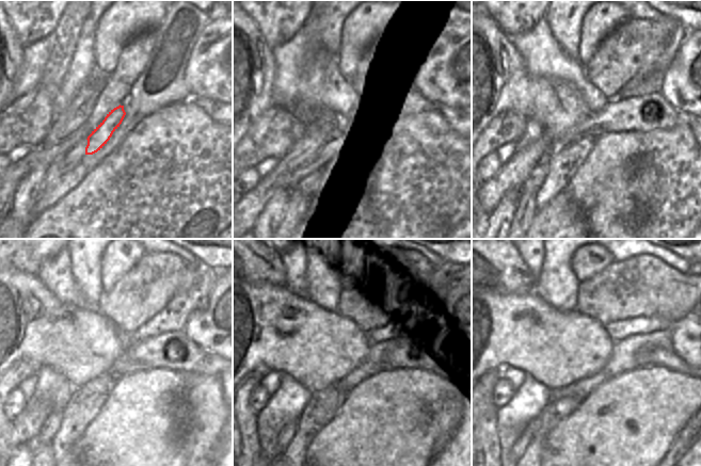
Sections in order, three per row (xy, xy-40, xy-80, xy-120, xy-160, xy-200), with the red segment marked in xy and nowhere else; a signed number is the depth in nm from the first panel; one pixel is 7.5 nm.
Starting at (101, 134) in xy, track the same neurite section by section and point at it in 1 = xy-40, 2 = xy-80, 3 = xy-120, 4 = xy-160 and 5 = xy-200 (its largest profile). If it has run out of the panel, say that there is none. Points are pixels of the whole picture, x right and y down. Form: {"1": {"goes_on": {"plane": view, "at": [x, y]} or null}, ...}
{"1": {"goes_on": {"plane": "xy-40", "at": [336, 149]}}, "2": {"goes_on": {"plane": "xy-80", "at": [562, 163]}}, "3": {"goes_on": {"plane": "xy-120", "at": [85, 402]}}, "4": {"goes_on": {"plane": "xy-160", "at": [323, 405]}}, "5": {"goes_on": {"plane": "xy-200", "at": [558, 408]}}}

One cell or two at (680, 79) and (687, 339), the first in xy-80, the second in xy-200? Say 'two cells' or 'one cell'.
one cell

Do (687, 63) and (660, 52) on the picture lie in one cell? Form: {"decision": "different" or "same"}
{"decision": "different"}

